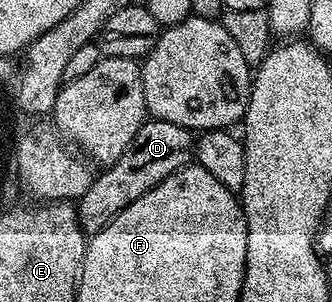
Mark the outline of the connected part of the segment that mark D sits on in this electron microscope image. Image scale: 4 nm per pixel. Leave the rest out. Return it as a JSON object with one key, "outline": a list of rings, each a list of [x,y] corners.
{"outline":[[[145,119],[138,134],[134,134],[134,142],[130,142],[122,158],[118,158],[118,162],[107,165],[101,171],[104,173],[101,176],[99,173],[93,179],[90,190],[86,190],[86,194],[82,194],[82,198],[76,204],[76,213],[82,230],[86,234],[102,230],[119,212],[126,210],[130,202],[138,202],[138,198],[142,198],[146,190],[154,190],[158,182],[174,174],[179,168],[185,168],[193,163],[193,160],[194,136],[189,129],[174,126],[174,122]]]}

